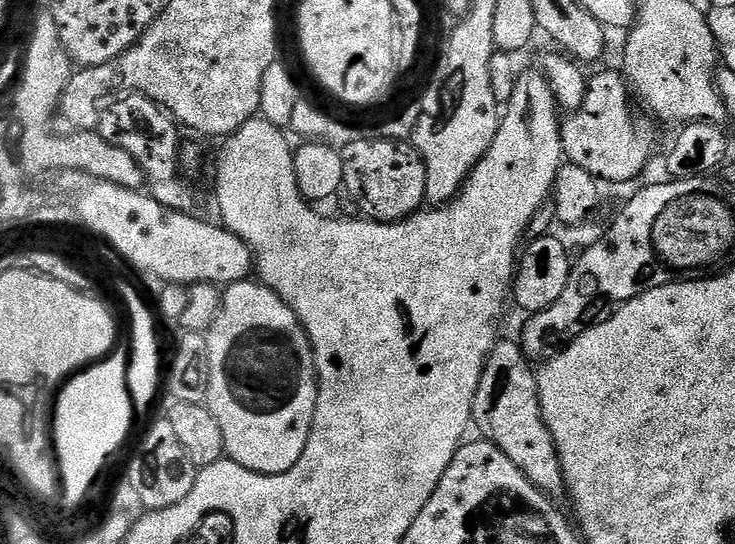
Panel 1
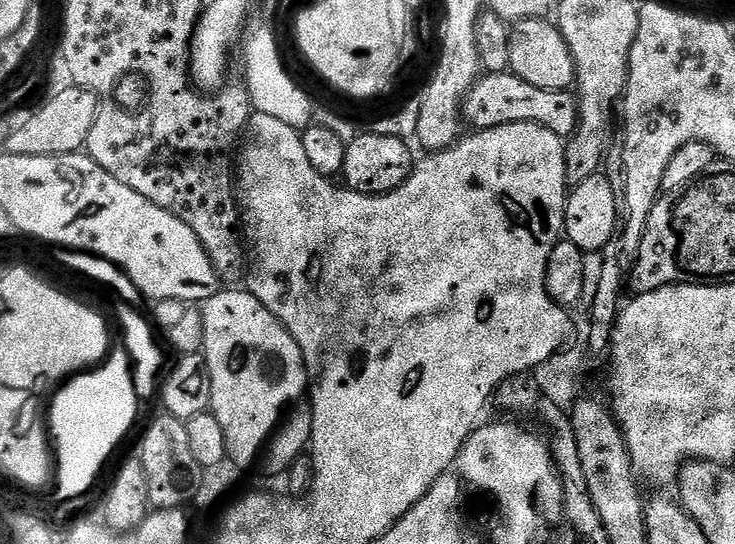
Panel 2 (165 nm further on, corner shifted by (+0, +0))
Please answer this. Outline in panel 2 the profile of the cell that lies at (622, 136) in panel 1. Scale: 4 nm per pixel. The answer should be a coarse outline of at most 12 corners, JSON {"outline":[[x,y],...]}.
{"outline":[[511,70],[481,75],[462,120],[485,132],[537,124],[576,130],[571,91],[542,90]]}

